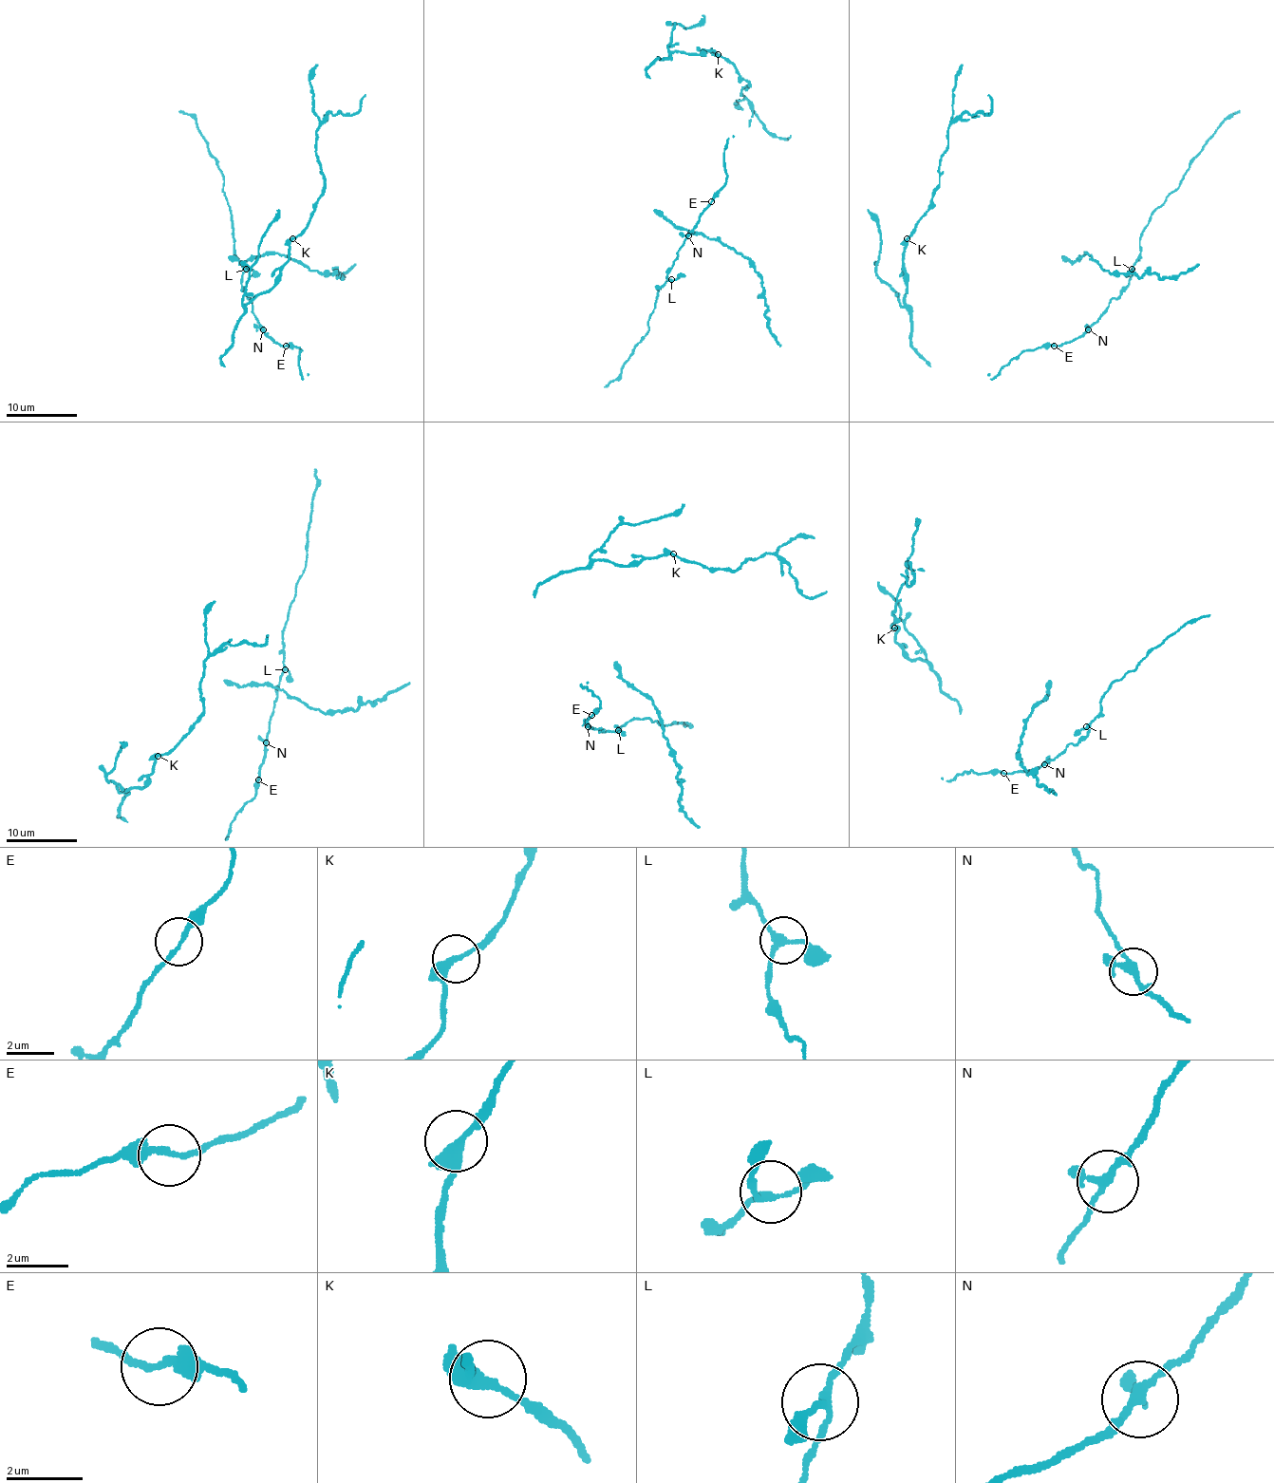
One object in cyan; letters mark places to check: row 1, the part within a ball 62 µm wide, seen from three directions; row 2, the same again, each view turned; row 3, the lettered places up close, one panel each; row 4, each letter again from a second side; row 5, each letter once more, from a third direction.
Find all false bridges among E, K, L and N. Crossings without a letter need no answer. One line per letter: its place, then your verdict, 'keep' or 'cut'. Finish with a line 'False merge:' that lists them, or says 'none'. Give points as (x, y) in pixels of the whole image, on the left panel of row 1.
E: place (286, 346); keep
K: place (292, 238); keep
L: place (246, 269); keep
N: place (263, 329); keep
False merge: none

